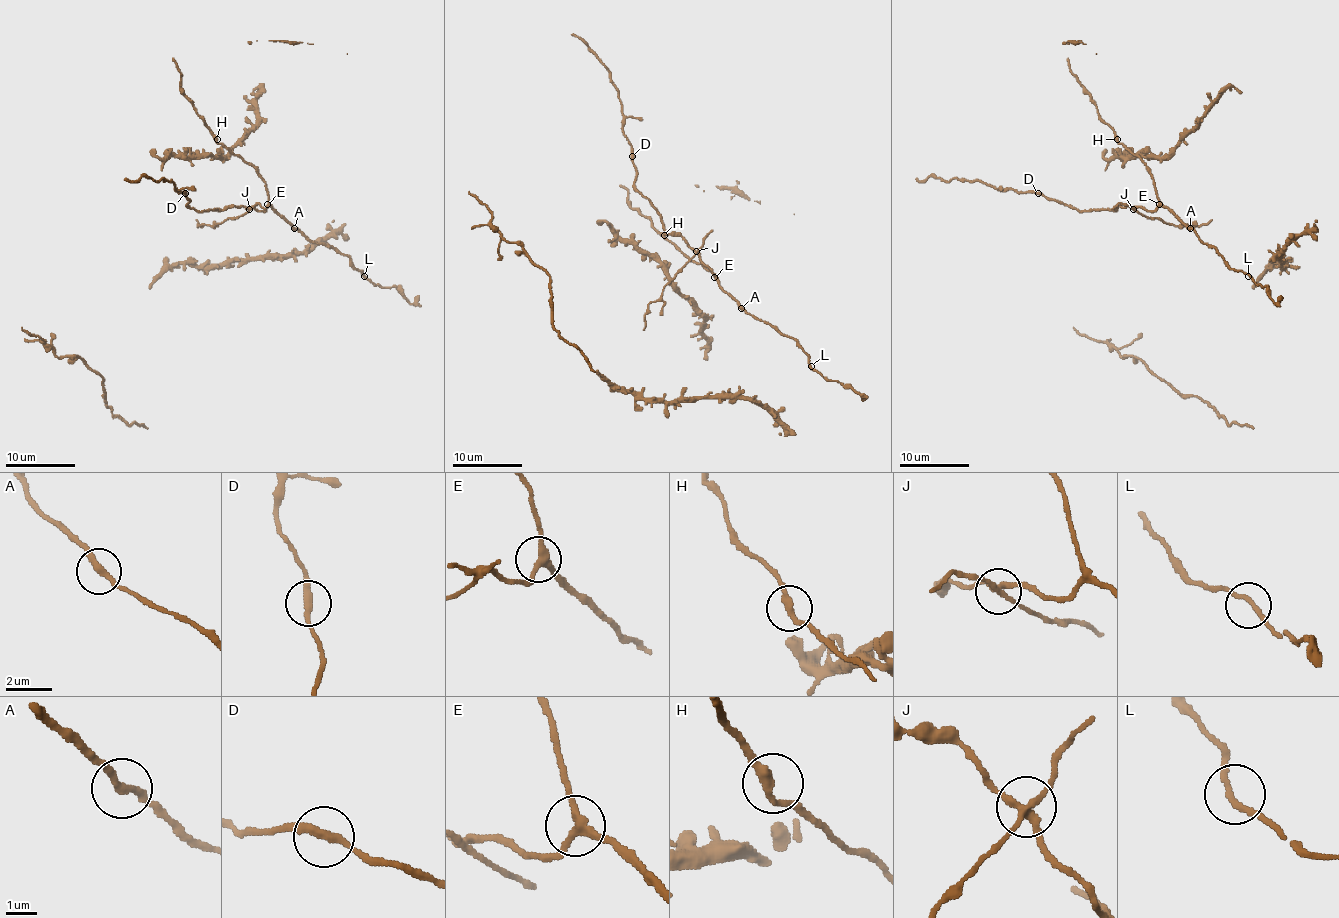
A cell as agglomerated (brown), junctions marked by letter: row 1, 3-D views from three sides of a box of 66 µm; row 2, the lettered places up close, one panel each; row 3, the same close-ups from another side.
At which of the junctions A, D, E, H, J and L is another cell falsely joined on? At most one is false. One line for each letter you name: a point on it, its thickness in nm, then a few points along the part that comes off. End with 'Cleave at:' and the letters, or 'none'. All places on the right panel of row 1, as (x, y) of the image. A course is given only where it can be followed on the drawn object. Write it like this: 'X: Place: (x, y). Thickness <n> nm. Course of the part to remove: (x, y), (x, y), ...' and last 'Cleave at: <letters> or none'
J: Place: (1133, 209). Thickness 240 nm. Course of the part to remove: (1132, 209), (1169, 225), (1206, 225), (1211, 220)
Cleave at: J

